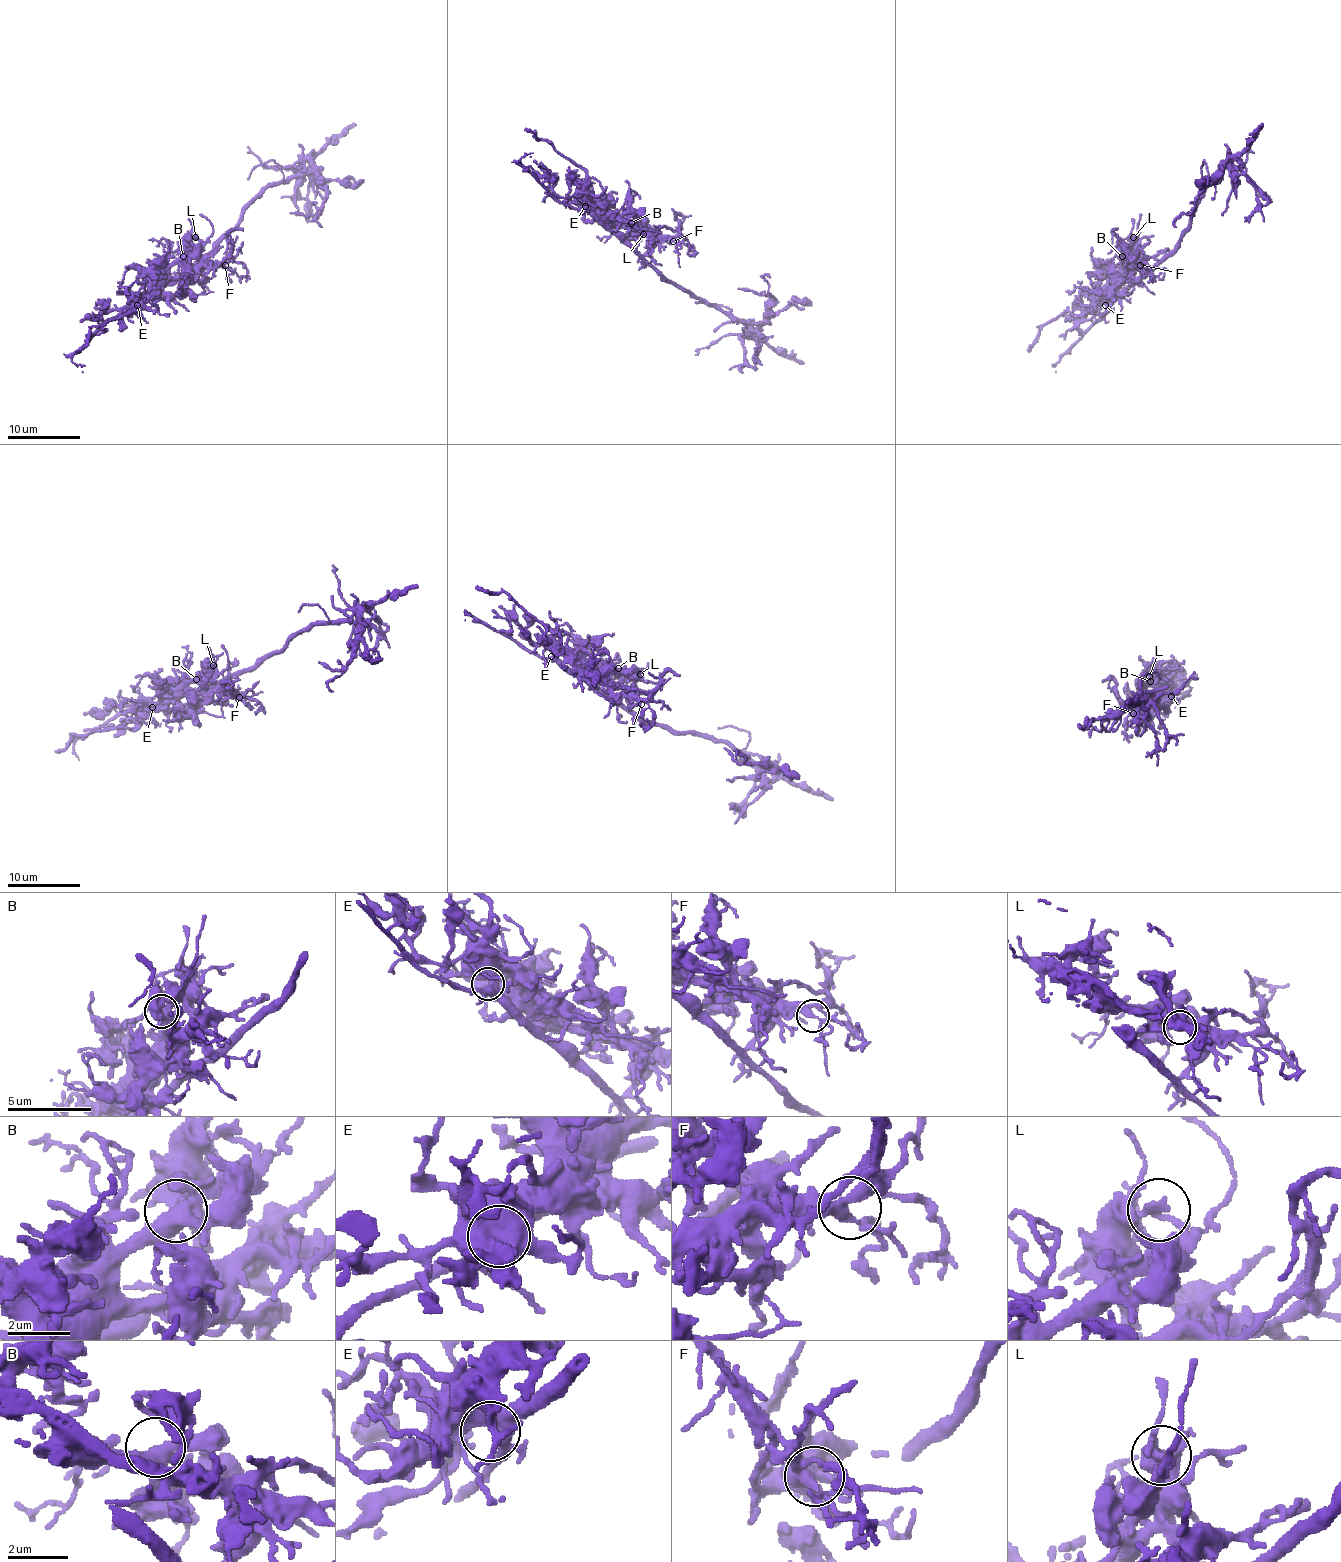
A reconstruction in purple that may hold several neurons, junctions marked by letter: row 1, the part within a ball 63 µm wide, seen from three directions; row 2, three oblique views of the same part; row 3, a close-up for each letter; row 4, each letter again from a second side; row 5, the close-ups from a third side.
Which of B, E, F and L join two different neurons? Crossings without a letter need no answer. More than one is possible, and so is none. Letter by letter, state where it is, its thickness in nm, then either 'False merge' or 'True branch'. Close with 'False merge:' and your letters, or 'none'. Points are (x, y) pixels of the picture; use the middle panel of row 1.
B: Place: (631, 223). Thickness 440 nm. True branch
E: Place: (585, 206). Thickness 420 nm. True branch
F: Place: (673, 241). Thickness 300 nm. True branch
L: Place: (643, 234). Thickness 280 nm. True branch
False merge: none

